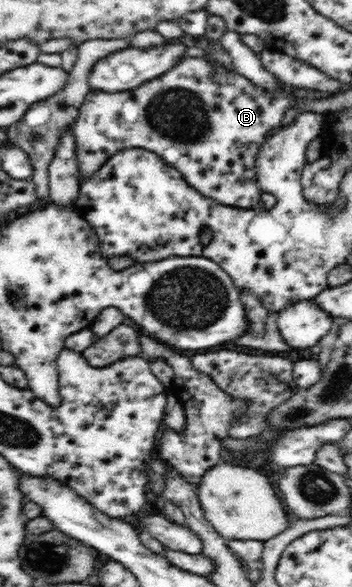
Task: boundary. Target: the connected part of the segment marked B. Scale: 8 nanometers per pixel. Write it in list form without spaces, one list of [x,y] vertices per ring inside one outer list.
[[[183,58],[177,67],[171,71],[161,74],[159,78],[149,80],[145,84],[141,84],[139,88],[123,92],[103,92],[89,90],[83,98],[83,104],[79,108],[79,114],[74,122],[73,137],[75,137],[75,145],[77,145],[77,167],[79,167],[79,184],[81,184],[88,176],[91,176],[96,170],[101,168],[101,165],[113,154],[121,149],[128,148],[144,148],[145,150],[158,154],[168,165],[173,165],[175,169],[181,172],[185,177],[185,181],[193,188],[197,189],[201,195],[213,198],[219,203],[229,205],[235,208],[256,209],[260,205],[260,197],[262,195],[261,187],[257,183],[257,169],[255,169],[255,158],[259,148],[263,146],[268,139],[269,130],[277,128],[283,120],[285,111],[294,106],[295,100],[298,97],[289,95],[283,92],[269,92],[266,88],[255,86],[251,80],[245,78],[240,73],[227,71],[220,64],[214,67],[211,66],[205,59],[201,58]]]

